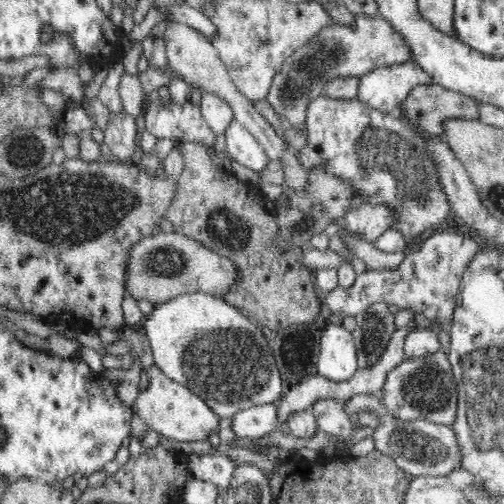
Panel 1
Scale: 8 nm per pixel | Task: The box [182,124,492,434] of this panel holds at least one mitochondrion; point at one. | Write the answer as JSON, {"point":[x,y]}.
{"point":[429,390]}

